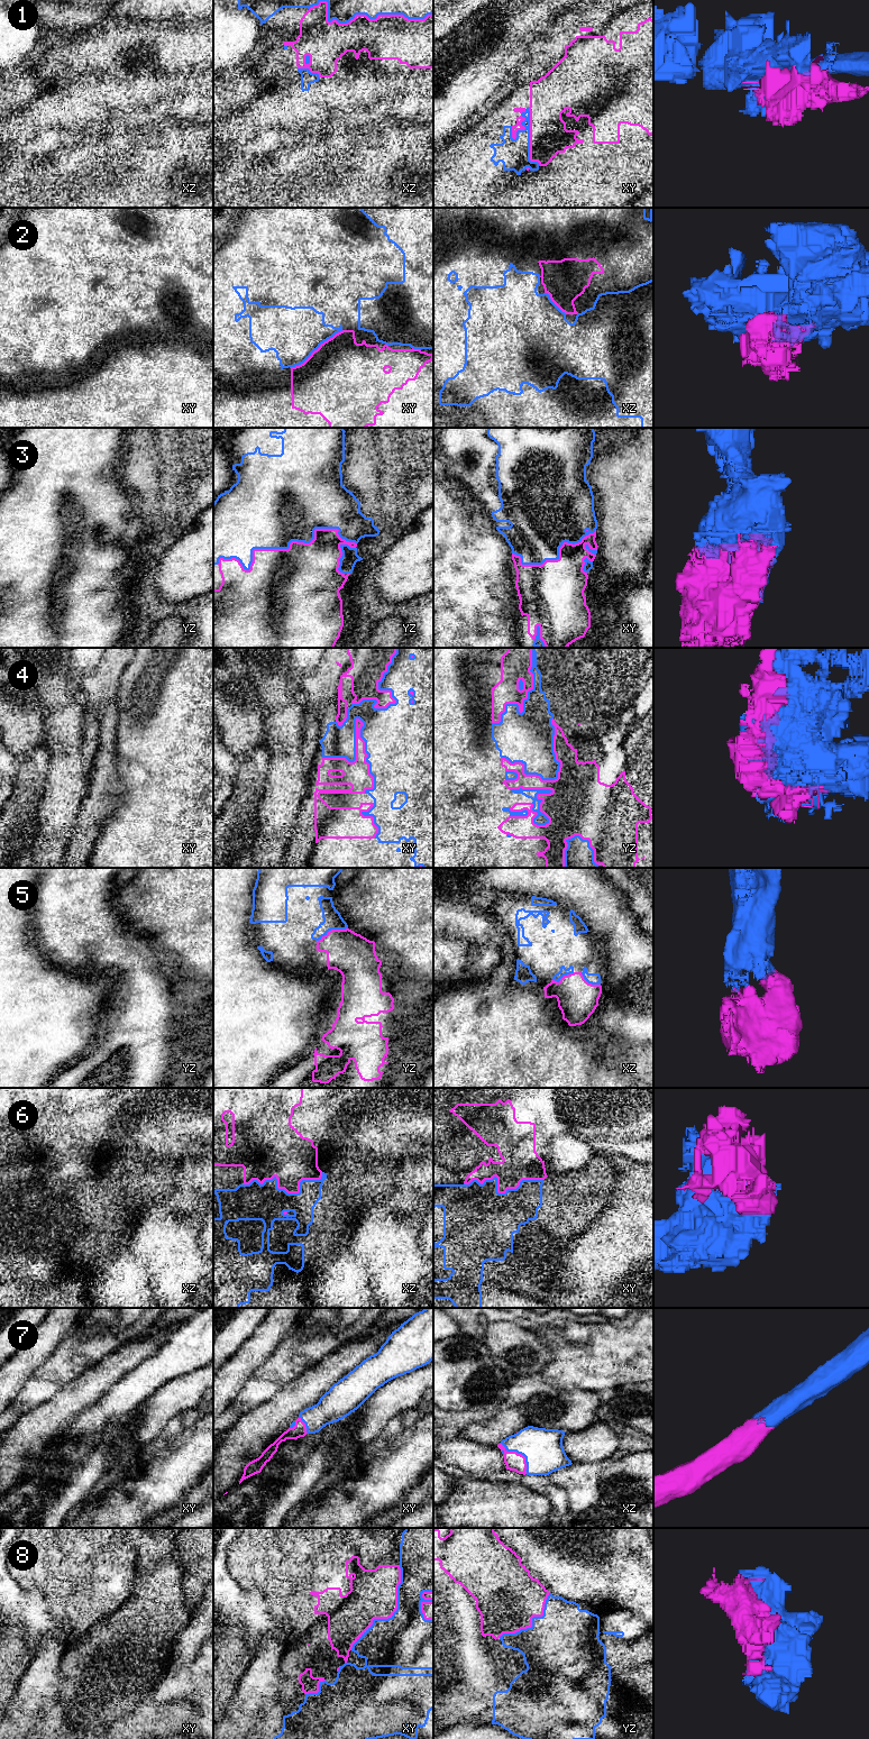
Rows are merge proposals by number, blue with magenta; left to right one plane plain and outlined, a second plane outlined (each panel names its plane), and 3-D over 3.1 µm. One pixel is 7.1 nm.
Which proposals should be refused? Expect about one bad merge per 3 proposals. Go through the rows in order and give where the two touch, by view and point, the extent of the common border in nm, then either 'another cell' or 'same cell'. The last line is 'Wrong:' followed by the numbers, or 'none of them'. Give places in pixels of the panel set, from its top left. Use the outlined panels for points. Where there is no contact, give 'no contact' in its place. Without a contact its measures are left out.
1: meets blue in xz at (363, 14); contact 900 nm long; another cell
2: meets blue in xy at (316, 349); contact 460 nm long; same cell
3: meets blue in yz at (284, 548); contact 1000 nm long; same cell
4: meets blue in xy at (367, 757); contact 550 nm long; same cell
5: meets blue in yz at (332, 929); contact 240 nm long; same cell
6: meets blue in xz at (285, 1191); contact 550 nm long; same cell
7: meets blue in xz at (520, 1453); contact 300 nm long; same cell
8: meets blue in xy at (393, 1614); contact 700 nm long; same cell
Wrong: 1

